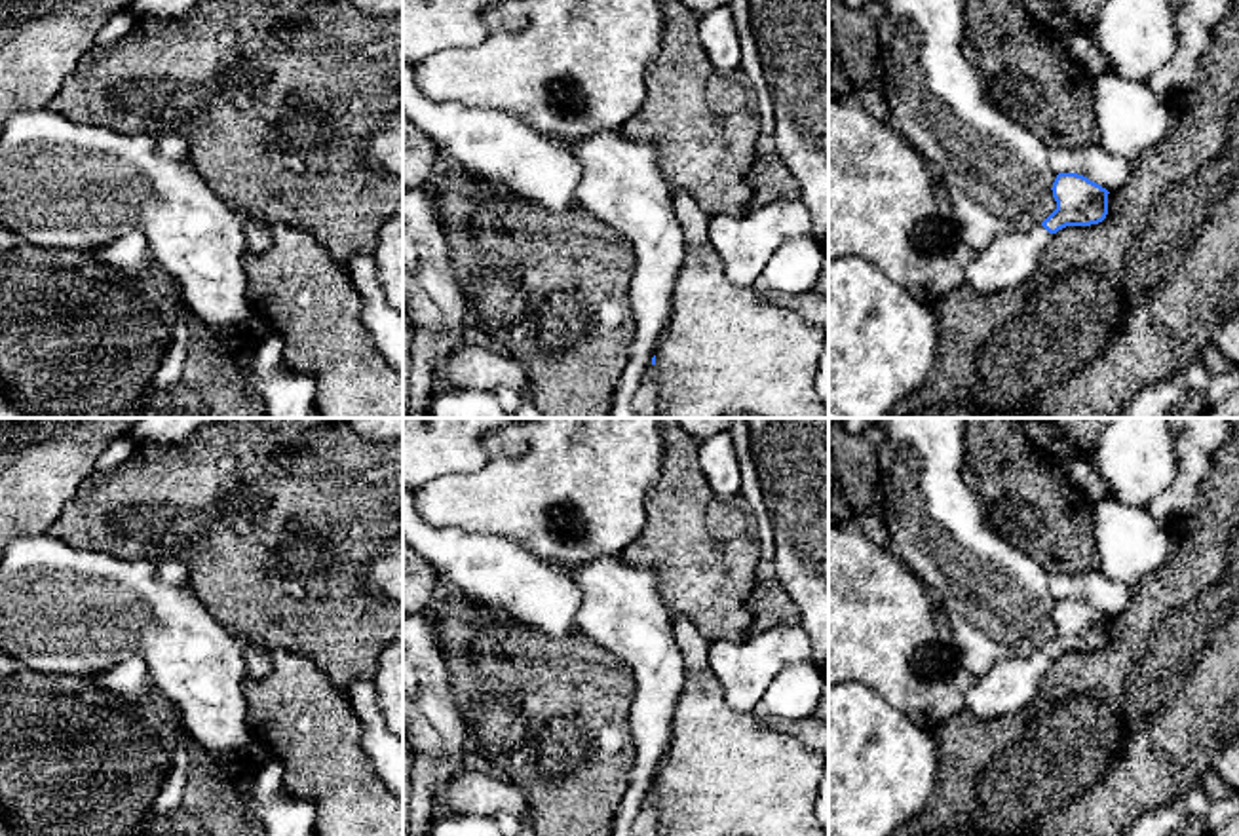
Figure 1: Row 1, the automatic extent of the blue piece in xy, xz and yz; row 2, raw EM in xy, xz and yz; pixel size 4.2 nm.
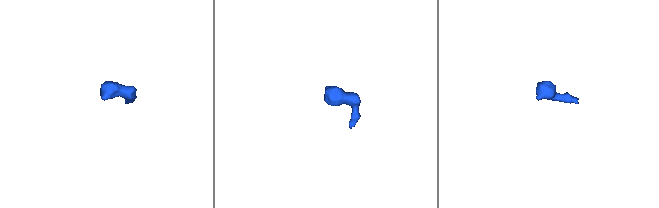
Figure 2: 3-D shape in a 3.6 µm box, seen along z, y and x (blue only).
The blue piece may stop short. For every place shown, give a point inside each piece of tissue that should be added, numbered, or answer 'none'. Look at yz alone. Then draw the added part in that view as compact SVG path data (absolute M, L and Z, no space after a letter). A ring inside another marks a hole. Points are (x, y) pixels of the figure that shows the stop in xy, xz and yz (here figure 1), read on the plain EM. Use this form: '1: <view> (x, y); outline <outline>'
1: yz (1011, 684); outline M1041 650L1026 659L1000 661L977 676L965 695L965 709L981 720L1013 714L1036 697L1049 671L1051 659Z

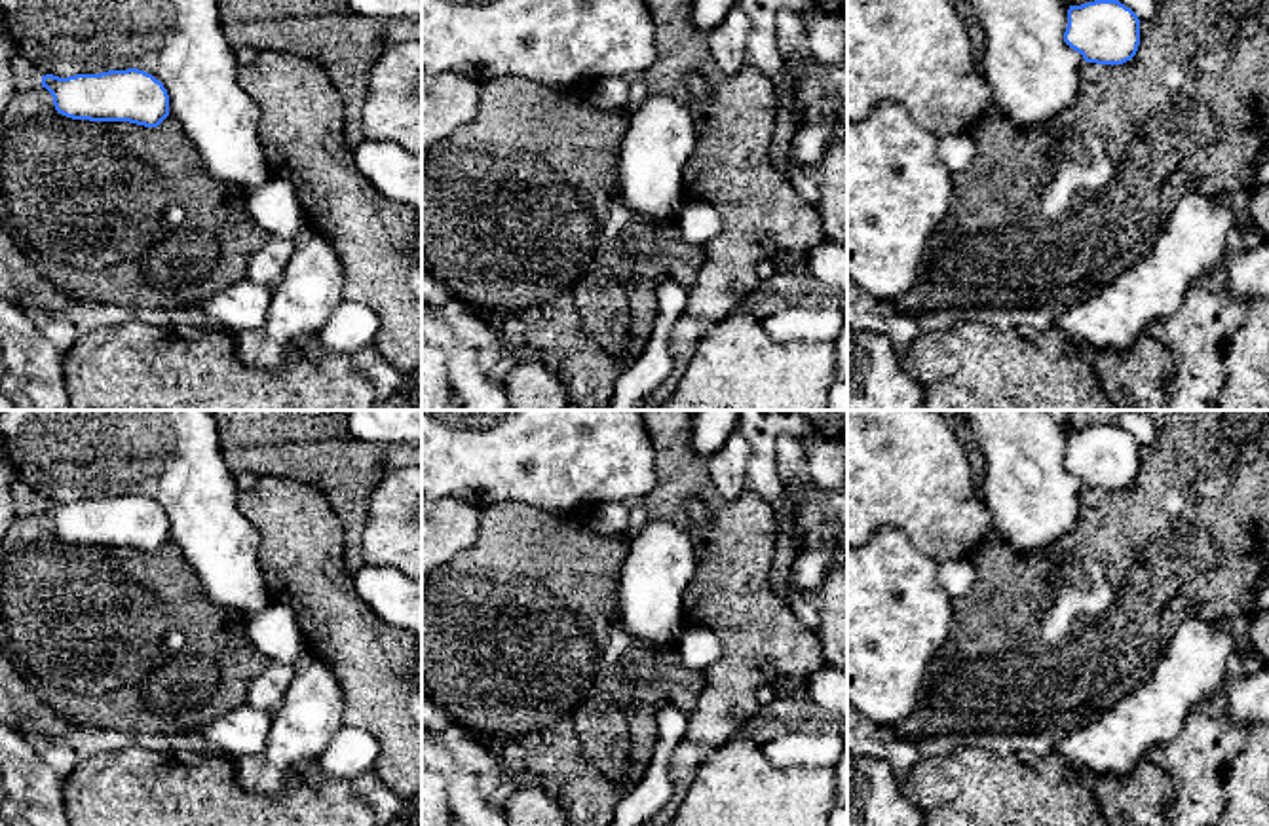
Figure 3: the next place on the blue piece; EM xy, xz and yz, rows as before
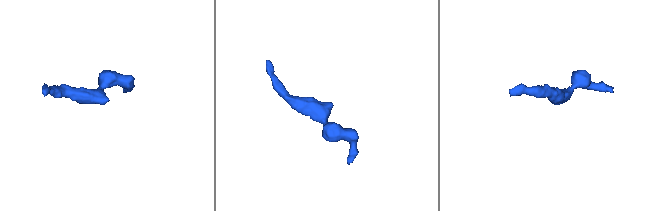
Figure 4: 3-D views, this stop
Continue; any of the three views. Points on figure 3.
none

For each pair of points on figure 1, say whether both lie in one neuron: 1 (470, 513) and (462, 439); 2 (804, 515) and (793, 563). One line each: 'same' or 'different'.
1: different
2: same

